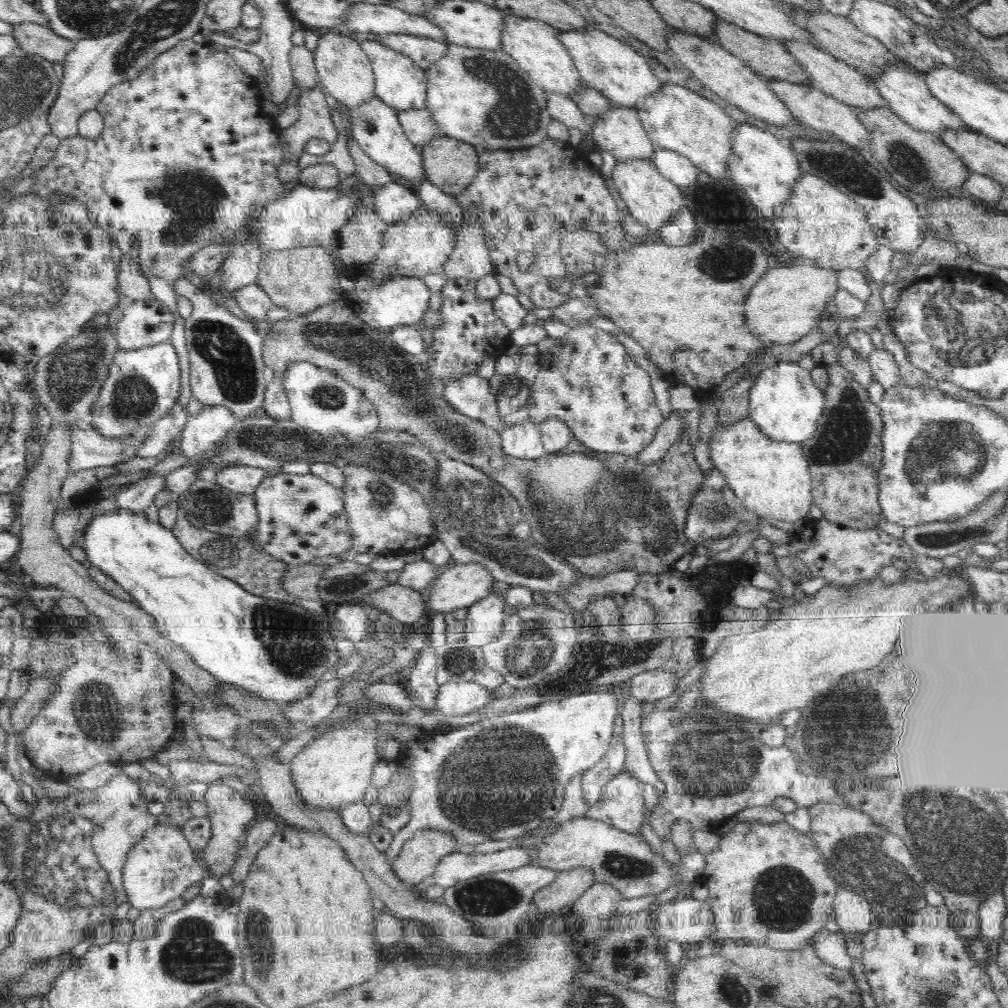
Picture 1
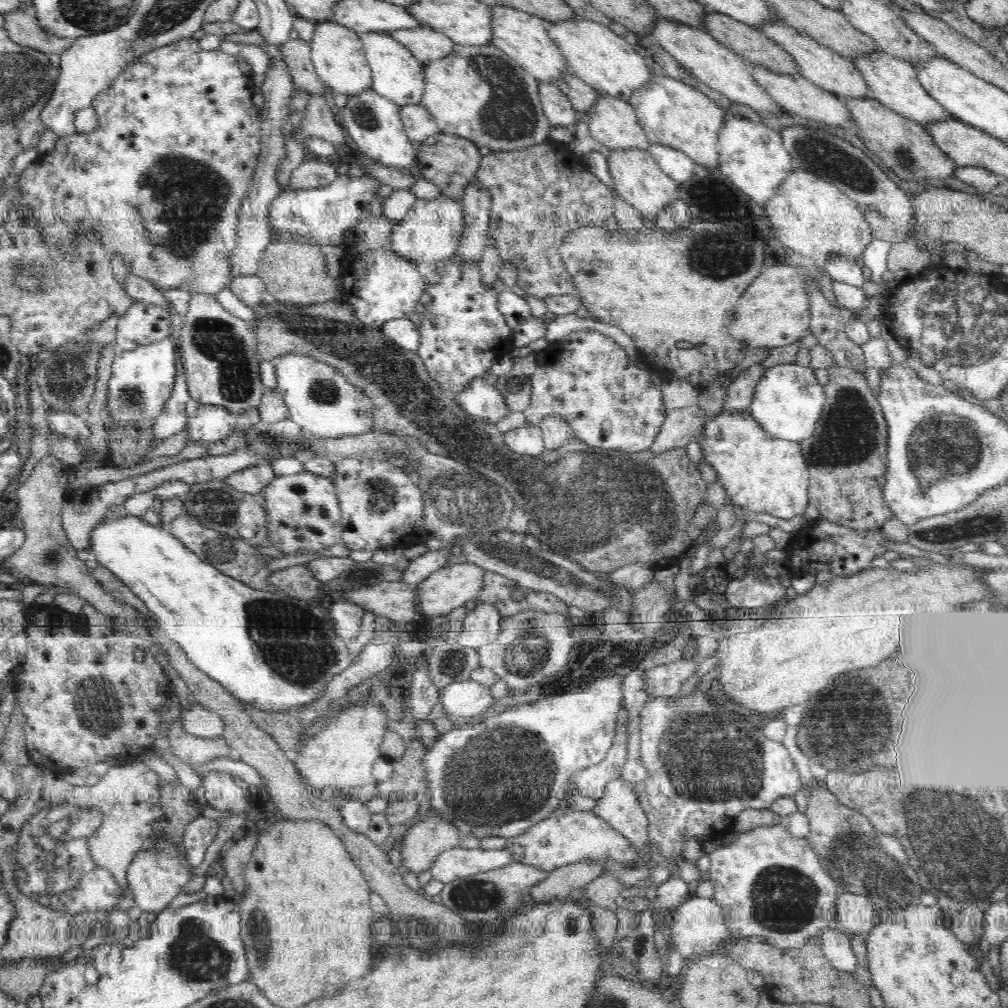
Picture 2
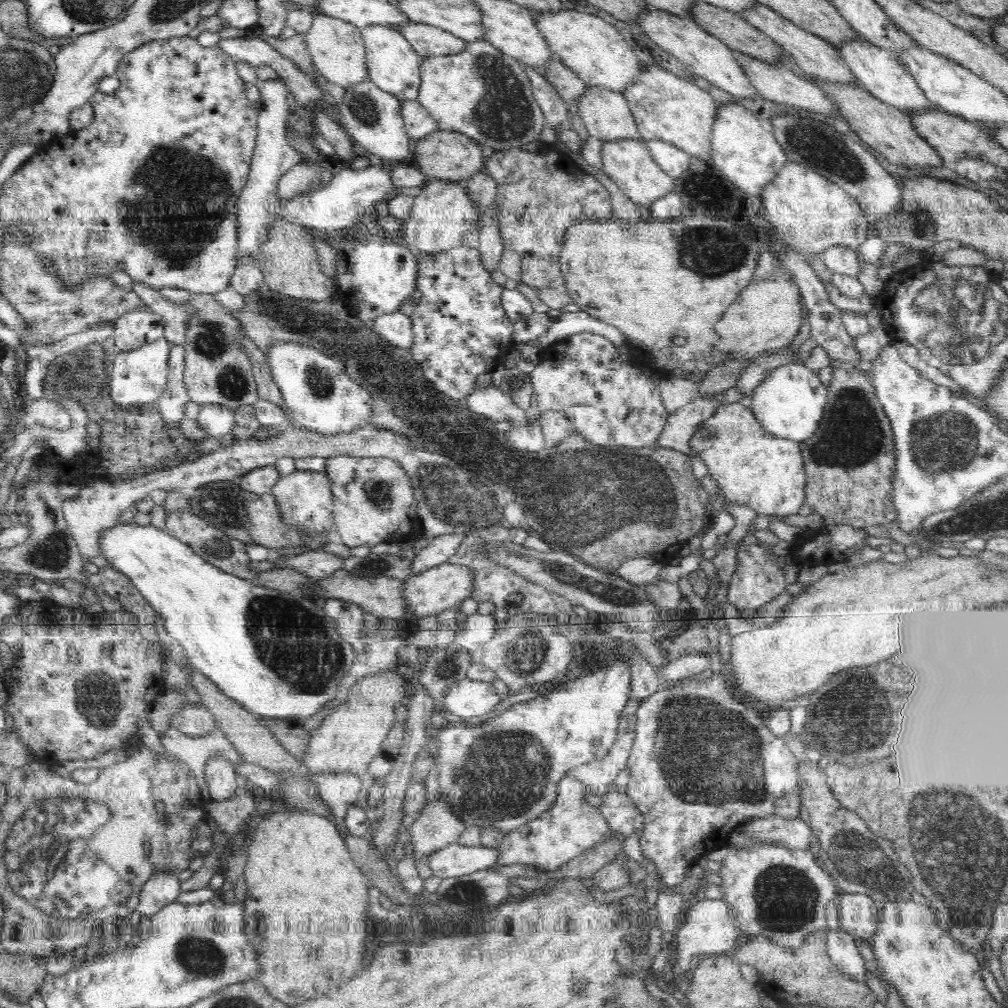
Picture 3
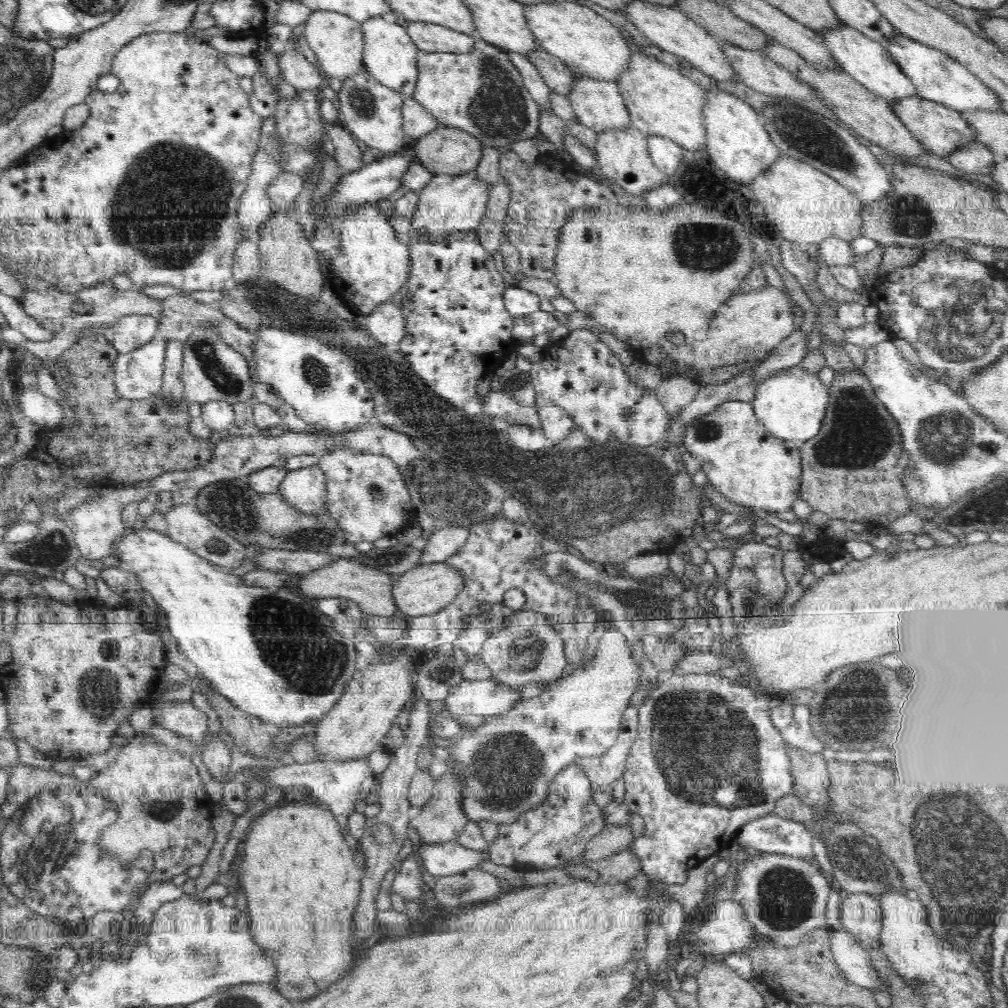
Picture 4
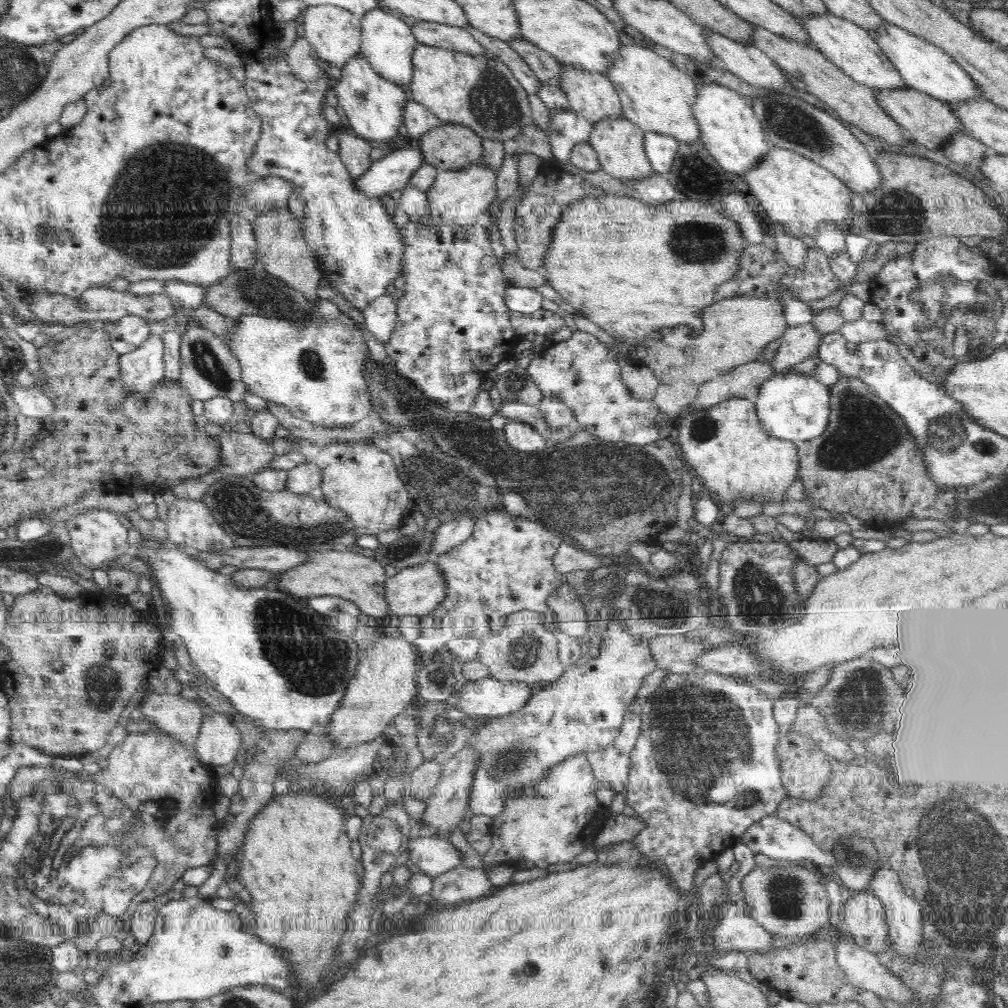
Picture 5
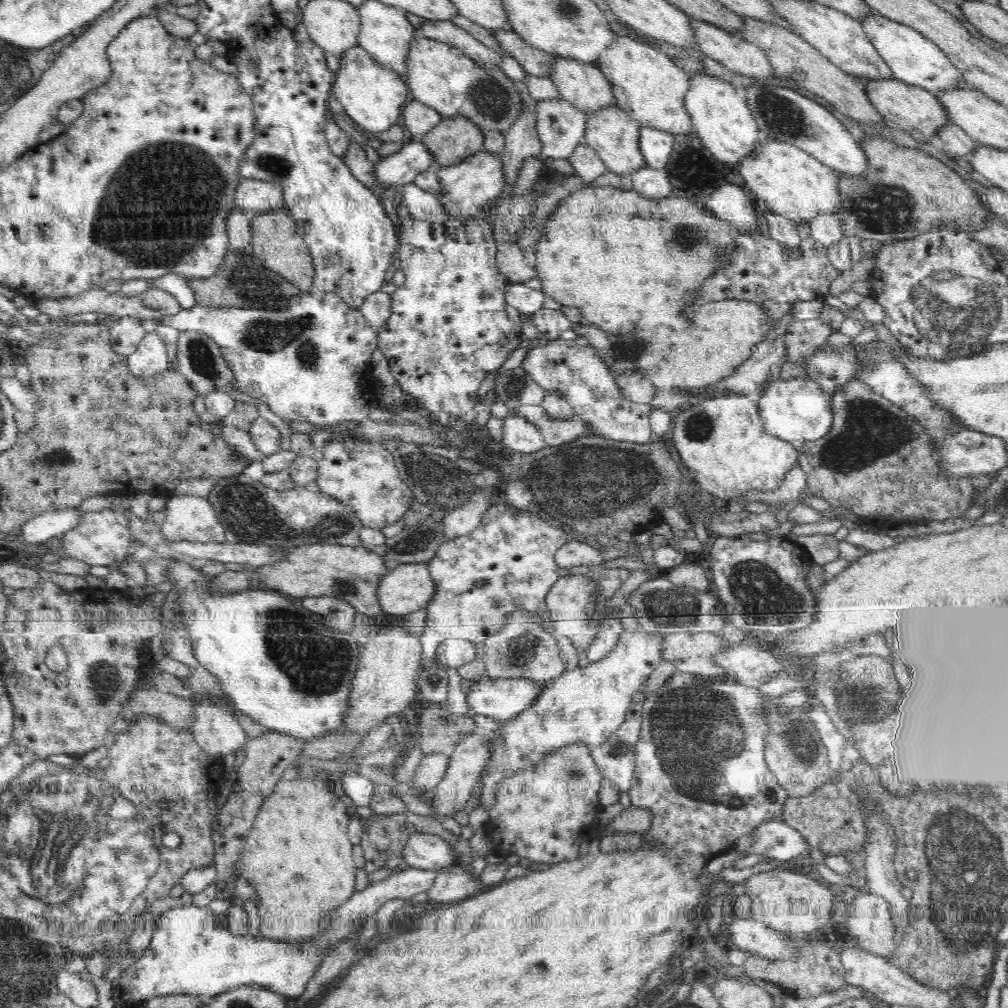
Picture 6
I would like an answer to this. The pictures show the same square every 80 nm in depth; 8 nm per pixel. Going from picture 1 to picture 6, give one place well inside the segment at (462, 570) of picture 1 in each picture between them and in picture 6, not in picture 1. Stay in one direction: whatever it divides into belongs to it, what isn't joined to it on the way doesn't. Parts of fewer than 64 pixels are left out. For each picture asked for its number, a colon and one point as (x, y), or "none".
2: (452, 586)
3: (436, 589)
4: (428, 588)
5: (415, 591)
6: (408, 588)

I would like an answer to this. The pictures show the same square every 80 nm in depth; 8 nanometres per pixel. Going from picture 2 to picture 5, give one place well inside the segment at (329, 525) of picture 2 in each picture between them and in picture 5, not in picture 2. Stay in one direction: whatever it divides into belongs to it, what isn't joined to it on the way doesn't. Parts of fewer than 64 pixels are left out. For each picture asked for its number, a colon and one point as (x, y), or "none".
3: (305, 501)
4: (305, 489)
5: (304, 479)

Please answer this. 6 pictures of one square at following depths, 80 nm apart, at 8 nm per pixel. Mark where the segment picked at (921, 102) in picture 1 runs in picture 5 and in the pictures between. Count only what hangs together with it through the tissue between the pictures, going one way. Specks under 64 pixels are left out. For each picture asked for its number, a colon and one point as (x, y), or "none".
2: (893, 81)
3: (882, 73)
4: (869, 63)
5: (849, 47)

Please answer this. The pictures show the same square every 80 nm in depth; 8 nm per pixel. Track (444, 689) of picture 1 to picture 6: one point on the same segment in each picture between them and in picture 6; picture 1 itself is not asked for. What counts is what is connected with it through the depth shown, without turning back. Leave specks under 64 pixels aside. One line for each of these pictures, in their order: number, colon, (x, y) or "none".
2: (467, 698)
3: (468, 698)
4: (489, 697)
5: (487, 697)
6: (501, 699)

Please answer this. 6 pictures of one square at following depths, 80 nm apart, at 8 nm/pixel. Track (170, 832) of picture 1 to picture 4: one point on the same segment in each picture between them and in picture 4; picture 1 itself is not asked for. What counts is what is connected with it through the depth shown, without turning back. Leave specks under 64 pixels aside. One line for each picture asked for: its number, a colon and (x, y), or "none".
2: (155, 876)
3: (163, 887)
4: (159, 892)

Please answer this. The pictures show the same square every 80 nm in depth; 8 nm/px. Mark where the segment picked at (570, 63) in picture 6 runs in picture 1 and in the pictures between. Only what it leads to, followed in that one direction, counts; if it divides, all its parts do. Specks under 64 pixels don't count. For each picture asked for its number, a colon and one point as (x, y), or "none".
1: (618, 131)
2: (612, 122)
3: (607, 116)
4: (598, 105)
5: (592, 95)

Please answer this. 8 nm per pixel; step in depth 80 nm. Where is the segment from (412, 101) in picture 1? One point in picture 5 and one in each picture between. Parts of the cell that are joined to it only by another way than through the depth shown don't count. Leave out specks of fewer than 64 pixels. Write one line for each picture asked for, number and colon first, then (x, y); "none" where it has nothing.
2: (397, 75)
3: (393, 66)
4: (389, 55)
5: (387, 43)

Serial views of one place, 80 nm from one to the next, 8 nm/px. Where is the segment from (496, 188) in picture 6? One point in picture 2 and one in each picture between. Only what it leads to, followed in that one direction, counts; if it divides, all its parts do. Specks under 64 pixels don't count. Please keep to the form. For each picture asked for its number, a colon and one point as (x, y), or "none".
2: (430, 232)
3: (441, 215)
4: (447, 204)
5: (463, 196)

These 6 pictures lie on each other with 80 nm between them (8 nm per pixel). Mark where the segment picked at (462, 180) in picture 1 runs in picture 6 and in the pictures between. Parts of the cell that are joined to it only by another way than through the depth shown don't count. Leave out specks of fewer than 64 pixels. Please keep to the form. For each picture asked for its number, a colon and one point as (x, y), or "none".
2: (449, 161)
3: (451, 155)
4: (446, 150)
5: (450, 146)
6: (452, 141)

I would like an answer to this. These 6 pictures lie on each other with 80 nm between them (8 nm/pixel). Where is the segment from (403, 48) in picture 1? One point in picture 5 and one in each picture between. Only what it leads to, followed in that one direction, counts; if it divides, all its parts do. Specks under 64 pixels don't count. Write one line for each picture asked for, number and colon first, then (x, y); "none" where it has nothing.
2: (426, 44)
3: (427, 41)
4: (427, 37)
5: (456, 39)

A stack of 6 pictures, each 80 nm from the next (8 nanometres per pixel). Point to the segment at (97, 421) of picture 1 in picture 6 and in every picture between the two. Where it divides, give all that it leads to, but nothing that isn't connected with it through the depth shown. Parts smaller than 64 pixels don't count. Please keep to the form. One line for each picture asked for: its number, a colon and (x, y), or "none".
2: (141, 382)
3: (138, 378)
4: (138, 375)
5: (141, 370)
6: (150, 358)

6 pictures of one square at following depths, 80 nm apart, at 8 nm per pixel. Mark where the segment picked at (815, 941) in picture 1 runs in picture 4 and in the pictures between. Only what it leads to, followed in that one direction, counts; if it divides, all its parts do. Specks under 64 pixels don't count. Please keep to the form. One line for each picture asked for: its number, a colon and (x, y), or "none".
2: (835, 943)
3: (841, 948)
4: (853, 960)

